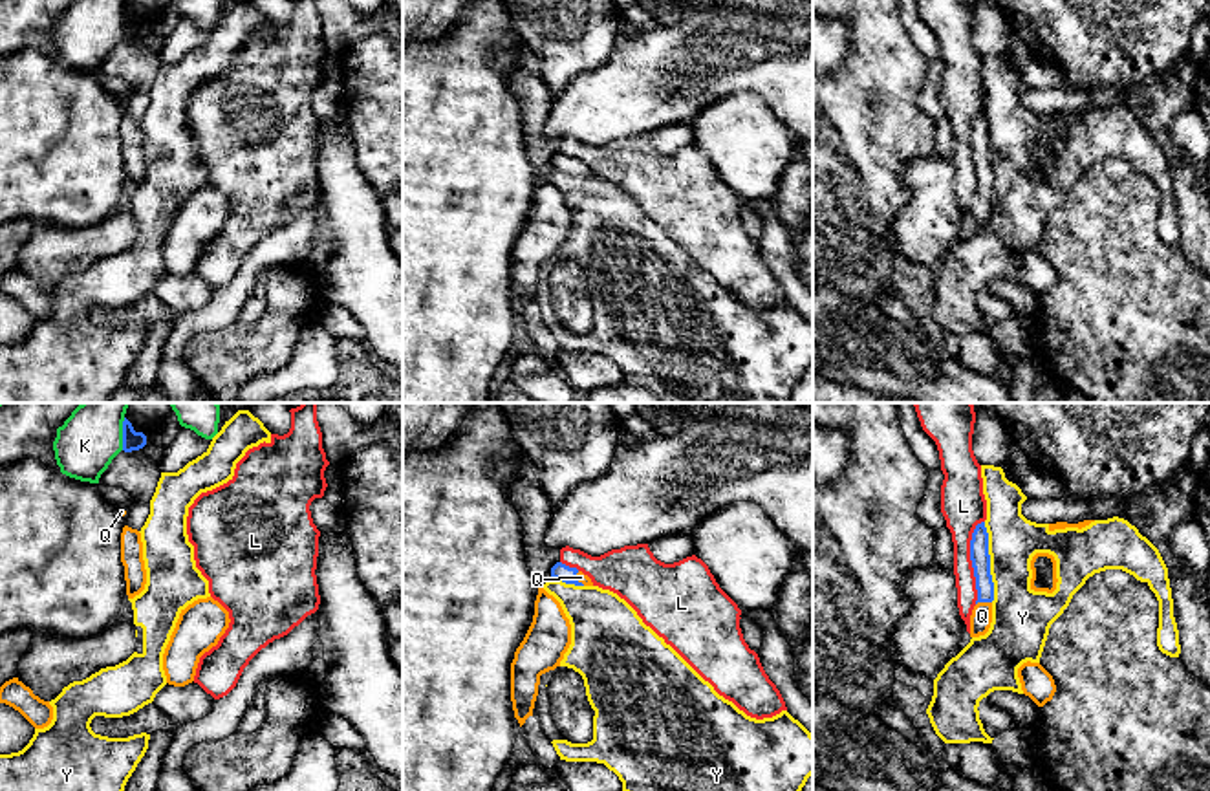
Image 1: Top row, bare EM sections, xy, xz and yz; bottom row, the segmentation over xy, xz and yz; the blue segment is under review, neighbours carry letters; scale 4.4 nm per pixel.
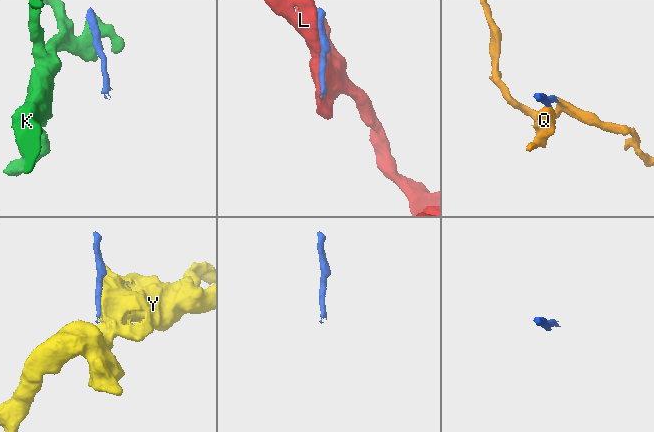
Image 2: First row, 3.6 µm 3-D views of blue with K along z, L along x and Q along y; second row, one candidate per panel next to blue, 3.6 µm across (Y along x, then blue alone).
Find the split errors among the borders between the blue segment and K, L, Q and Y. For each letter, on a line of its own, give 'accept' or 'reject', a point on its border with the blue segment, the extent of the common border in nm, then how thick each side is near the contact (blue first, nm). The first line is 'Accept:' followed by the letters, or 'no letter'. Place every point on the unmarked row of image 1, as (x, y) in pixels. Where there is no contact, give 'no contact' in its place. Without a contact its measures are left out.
Accept: Q
K: reject | xy (123, 24) | 140 nm | 90/260 nm
L: reject | yz (971, 149) | 380 nm | 90/200 nm
Q: accept | yz (983, 191) | 70 nm | 90/100 nm
Y: reject | yz (989, 152) | 360 nm | 90/220 nm

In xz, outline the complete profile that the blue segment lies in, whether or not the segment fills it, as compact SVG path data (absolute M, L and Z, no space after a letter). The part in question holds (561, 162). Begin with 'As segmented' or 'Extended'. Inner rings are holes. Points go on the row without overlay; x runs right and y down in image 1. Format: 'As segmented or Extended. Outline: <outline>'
Extended. Outline: M556 152L551 157L551 167L558 168L566 174L575 174L575 176L593 176L591 168L588 165L584 165L582 161L578 161L577 157L569 157L562 152Z

